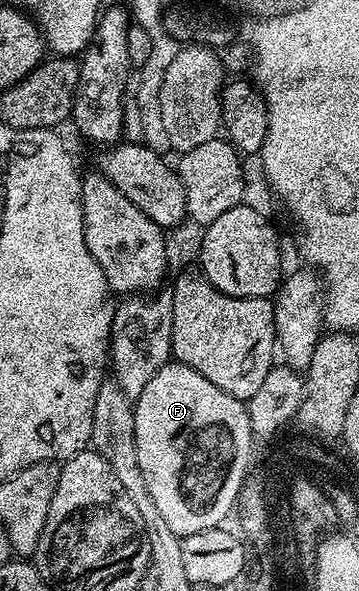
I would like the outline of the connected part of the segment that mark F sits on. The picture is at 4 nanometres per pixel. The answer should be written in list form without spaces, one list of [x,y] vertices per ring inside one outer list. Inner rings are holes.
[[[174,359],[163,365],[153,379],[149,379],[145,391],[134,398],[133,404],[137,463],[141,467],[141,475],[145,475],[149,495],[153,495],[153,503],[157,503],[166,525],[180,539],[197,531],[222,526],[239,493],[244,492],[239,473],[243,473],[247,457],[247,435],[251,422],[246,404],[240,398],[221,391],[221,387],[209,383],[209,379],[193,371],[193,367]]]

